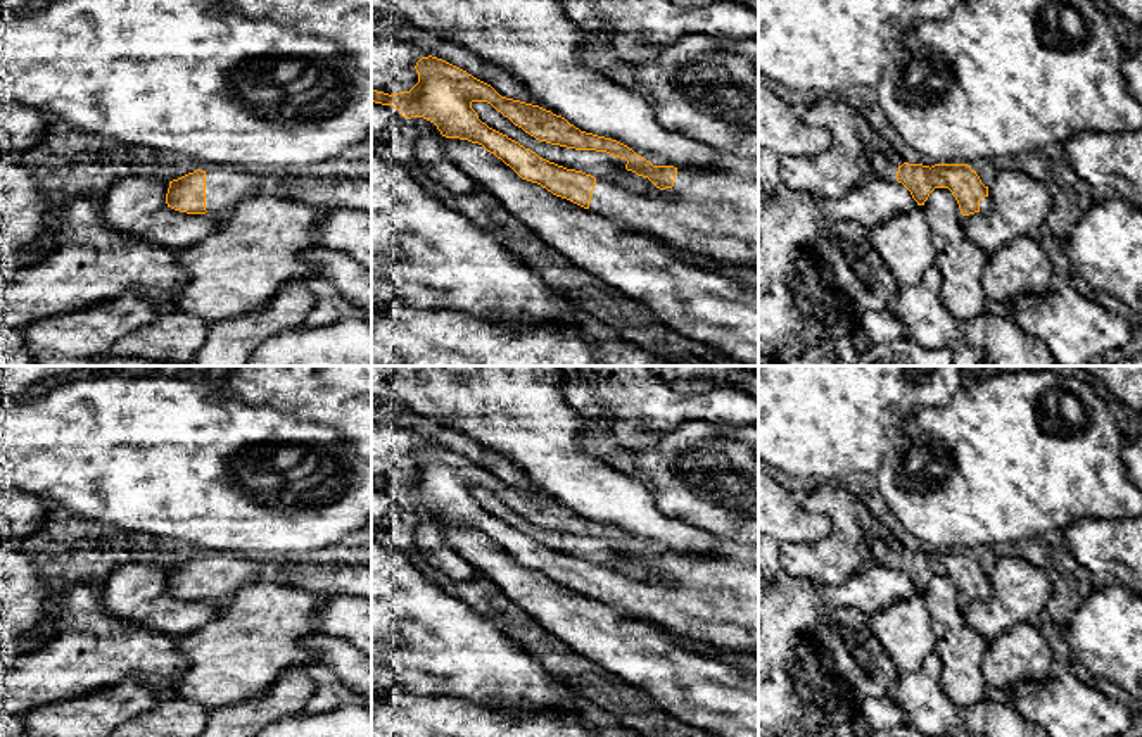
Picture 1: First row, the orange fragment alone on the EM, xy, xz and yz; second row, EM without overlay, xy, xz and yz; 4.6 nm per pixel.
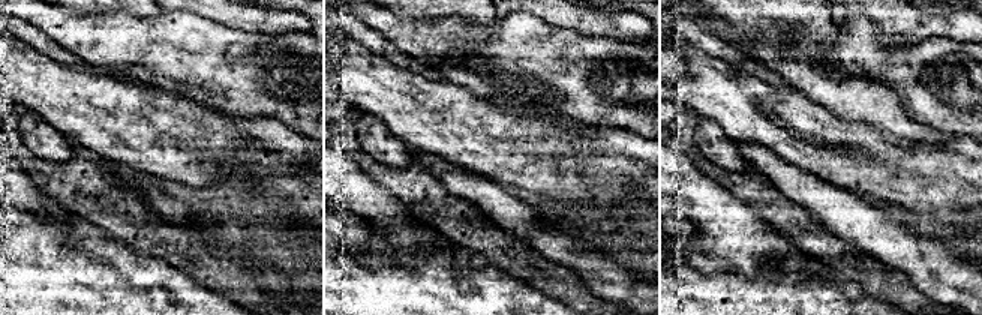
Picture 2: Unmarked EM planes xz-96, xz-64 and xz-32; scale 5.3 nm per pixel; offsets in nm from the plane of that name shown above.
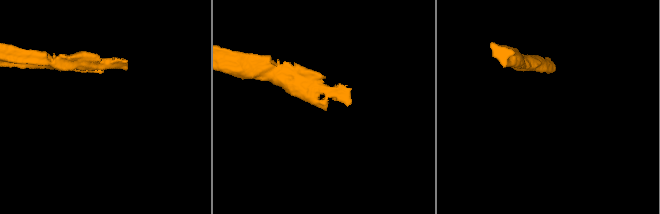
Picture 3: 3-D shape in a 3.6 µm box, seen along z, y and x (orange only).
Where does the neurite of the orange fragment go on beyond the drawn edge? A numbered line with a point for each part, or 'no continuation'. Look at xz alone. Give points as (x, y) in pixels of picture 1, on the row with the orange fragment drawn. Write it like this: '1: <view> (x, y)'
1: xz (714, 213)

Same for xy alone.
1: xy (225, 187)

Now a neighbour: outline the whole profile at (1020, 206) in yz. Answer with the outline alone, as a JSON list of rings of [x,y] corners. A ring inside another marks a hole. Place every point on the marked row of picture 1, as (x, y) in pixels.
[[[1000,171],[988,195],[987,211],[962,219],[966,235],[988,254],[1018,236],[1037,236],[1052,209],[1045,185],[1023,171]]]

